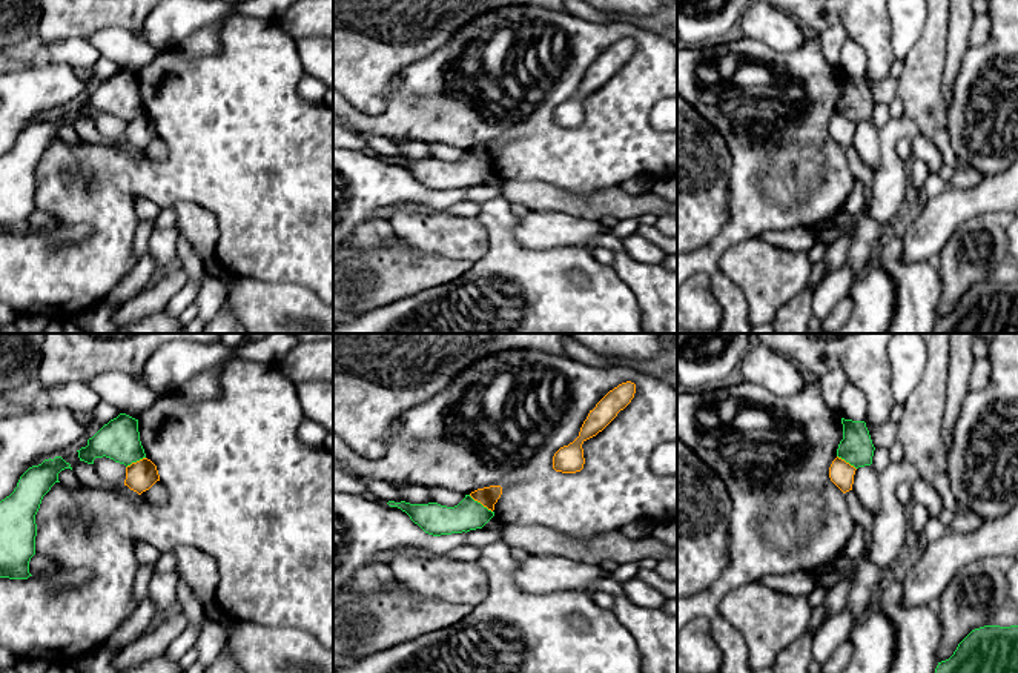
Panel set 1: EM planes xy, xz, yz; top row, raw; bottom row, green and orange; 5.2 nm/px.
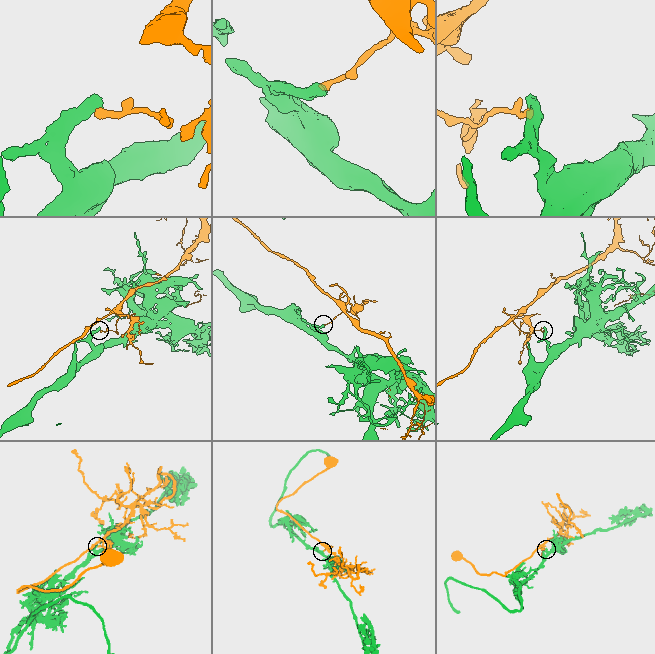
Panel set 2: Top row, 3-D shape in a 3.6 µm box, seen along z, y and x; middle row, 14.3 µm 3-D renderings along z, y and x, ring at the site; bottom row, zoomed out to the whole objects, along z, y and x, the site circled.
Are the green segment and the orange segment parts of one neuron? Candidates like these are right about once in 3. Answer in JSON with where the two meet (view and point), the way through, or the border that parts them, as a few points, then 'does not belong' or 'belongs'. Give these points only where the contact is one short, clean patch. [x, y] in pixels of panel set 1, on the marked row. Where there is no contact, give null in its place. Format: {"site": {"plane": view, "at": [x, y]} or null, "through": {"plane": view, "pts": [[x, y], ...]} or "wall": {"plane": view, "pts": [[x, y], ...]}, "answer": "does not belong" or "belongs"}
{"site": {"plane": "xz", "at": [479, 503]}, "wall": {"plane": "xz", "pts": [[469, 495], [492, 512]]}, "answer": "does not belong"}

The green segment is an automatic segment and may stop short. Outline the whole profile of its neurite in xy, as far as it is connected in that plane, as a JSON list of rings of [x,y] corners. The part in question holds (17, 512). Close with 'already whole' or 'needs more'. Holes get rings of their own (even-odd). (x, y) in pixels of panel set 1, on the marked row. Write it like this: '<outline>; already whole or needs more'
[[[61,456],[45,459],[38,466],[29,467],[18,479],[14,492],[0,501],[0,578],[28,579],[29,561],[35,555],[37,524],[35,515],[40,509],[43,496],[58,481],[58,473],[71,469]]]; already whole

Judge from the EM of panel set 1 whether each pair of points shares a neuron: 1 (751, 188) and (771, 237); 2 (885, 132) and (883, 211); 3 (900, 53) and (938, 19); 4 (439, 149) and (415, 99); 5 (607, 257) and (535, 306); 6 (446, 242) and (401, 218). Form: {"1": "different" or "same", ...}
{"1": "different", "2": "same", "3": "different", "4": "different", "5": "different", "6": "same"}

